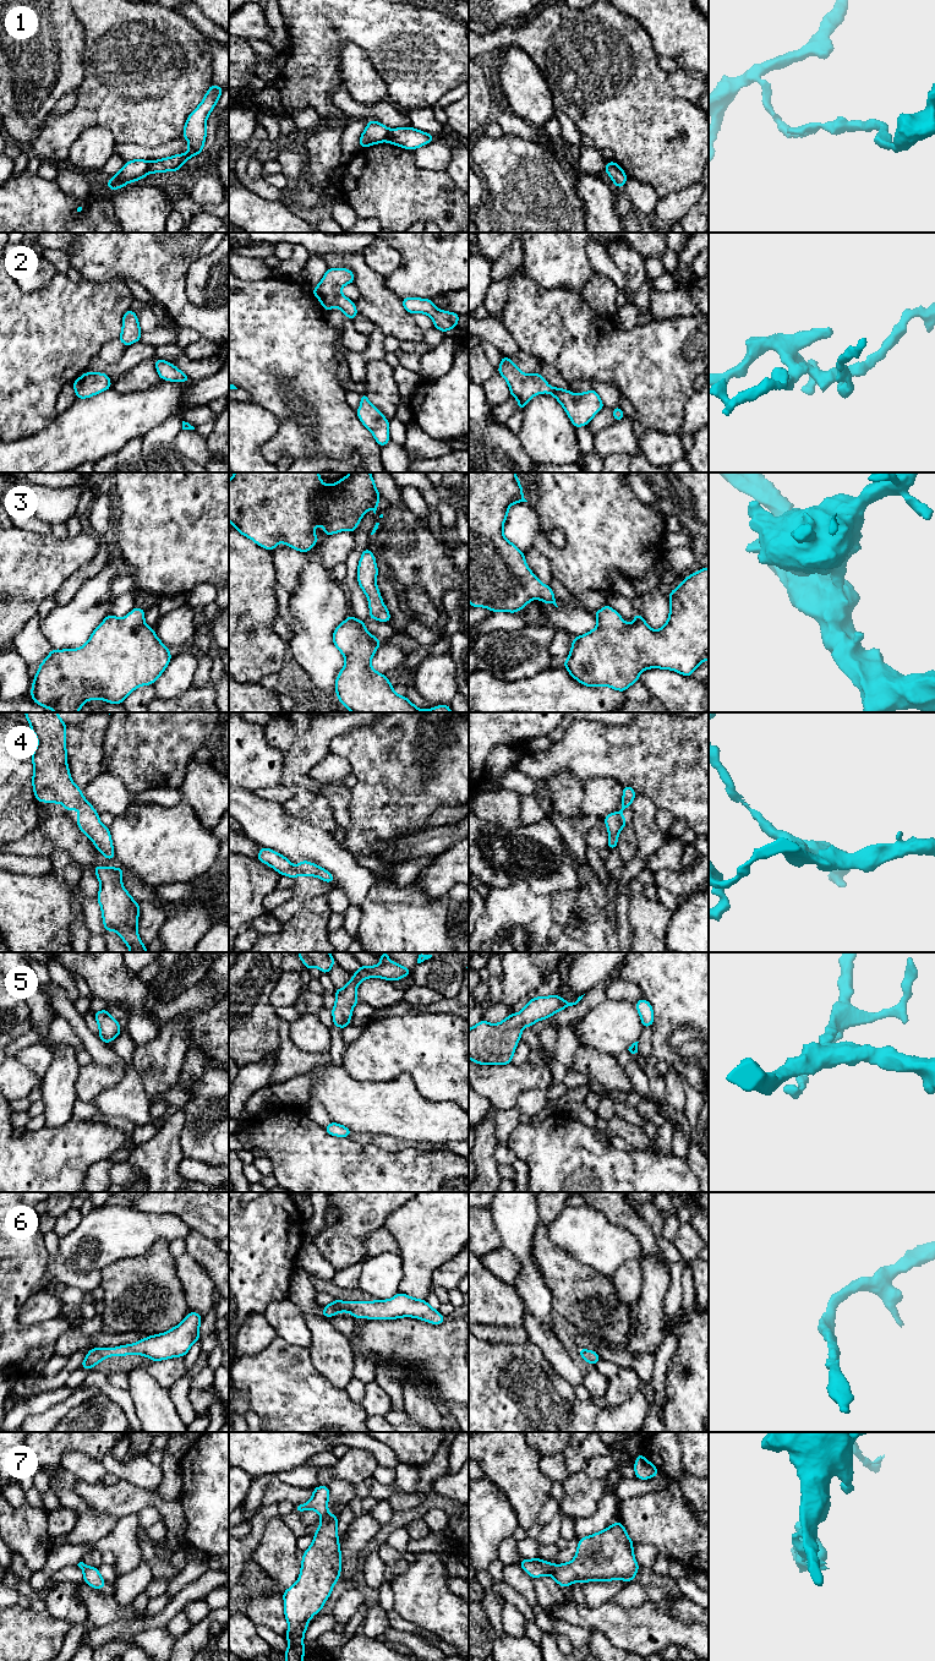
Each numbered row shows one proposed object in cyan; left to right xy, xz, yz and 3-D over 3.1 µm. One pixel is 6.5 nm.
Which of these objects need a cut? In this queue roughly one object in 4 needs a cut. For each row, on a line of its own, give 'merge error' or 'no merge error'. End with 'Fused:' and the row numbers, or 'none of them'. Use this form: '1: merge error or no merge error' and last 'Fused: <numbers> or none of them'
1: merge error
2: no merge error
3: no merge error
4: no merge error
5: no merge error
6: no merge error
7: merge error
Fused: 1, 7

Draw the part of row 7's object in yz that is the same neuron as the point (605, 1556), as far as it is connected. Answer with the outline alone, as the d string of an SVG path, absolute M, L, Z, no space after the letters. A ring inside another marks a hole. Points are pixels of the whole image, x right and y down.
M619 1520L600 1532L580 1539L574 1559L556 1566L548 1575L562 1588L575 1581L592 1580L620 1579L631 1583L640 1567L633 1545Z

